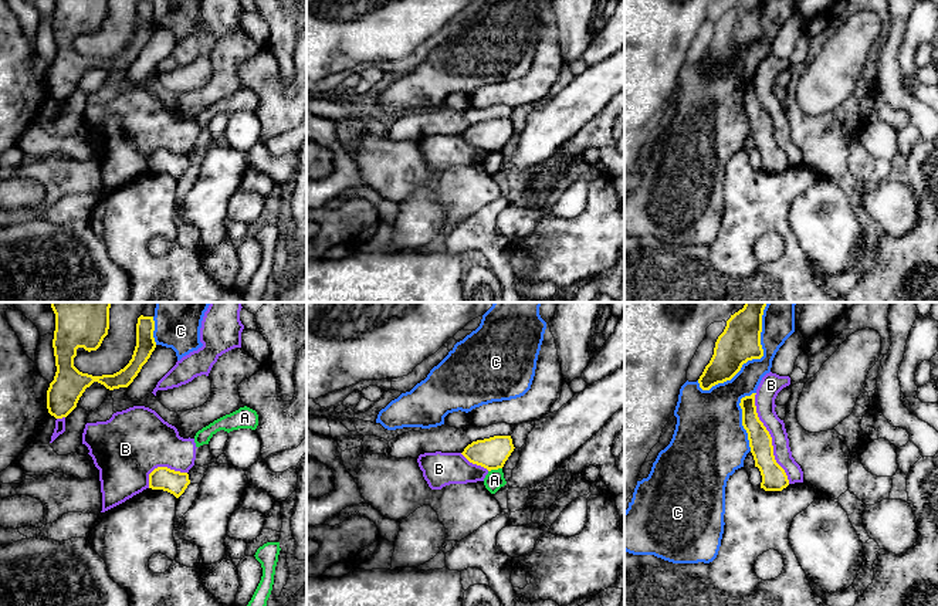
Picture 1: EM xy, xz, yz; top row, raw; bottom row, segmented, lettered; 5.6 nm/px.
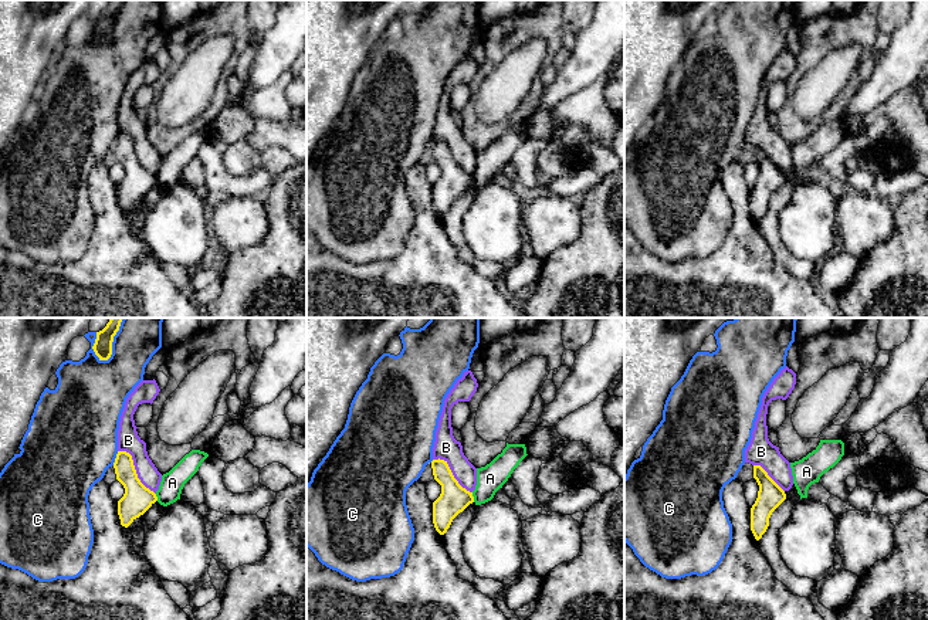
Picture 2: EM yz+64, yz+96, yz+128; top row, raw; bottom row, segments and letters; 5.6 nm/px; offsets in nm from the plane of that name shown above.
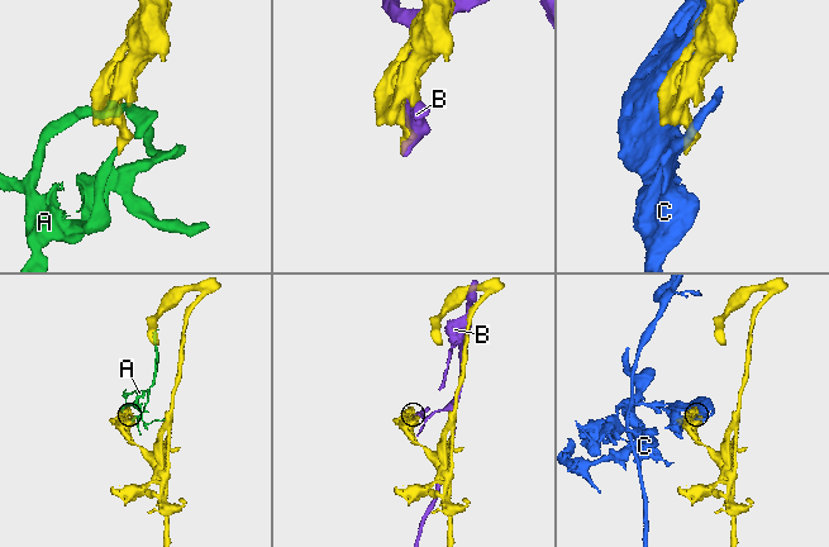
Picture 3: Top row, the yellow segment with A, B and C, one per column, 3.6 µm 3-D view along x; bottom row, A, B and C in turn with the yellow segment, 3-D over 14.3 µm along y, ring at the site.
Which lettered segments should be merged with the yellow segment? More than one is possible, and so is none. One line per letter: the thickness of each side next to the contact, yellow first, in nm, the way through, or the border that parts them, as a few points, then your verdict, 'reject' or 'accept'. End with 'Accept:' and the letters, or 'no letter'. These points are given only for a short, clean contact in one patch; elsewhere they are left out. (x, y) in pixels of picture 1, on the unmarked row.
A: 180 nm thick on the yellow side, 110 nm on the other; border along xz (501, 149), (488, 153); reject
B: 140 nm thick on the yellow side, 120 nm on the other; reject
C: 220 nm thick on the yellow side, 160 nm on the other; reject
Accept: no letter

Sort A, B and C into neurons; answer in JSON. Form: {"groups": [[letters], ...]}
{"groups": [["A"], ["B"], ["C"]]}

